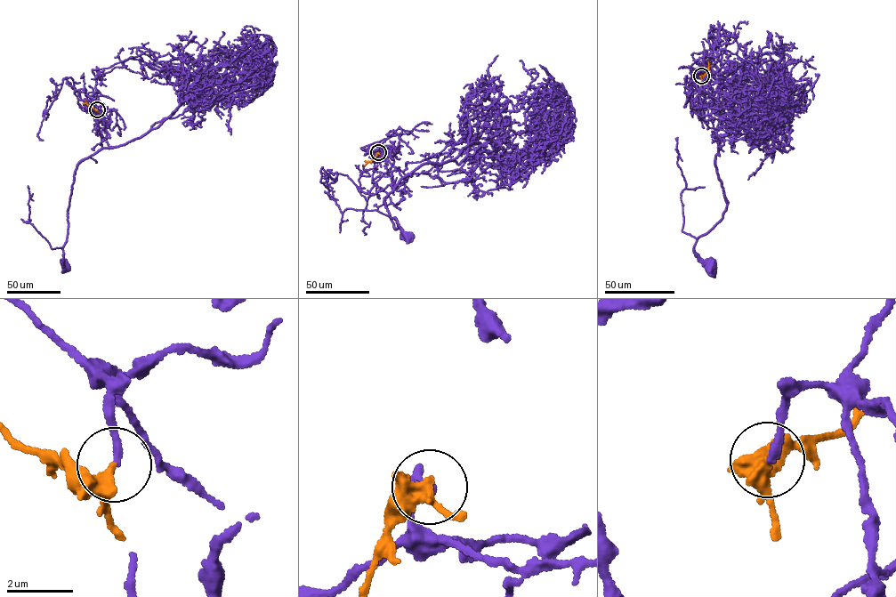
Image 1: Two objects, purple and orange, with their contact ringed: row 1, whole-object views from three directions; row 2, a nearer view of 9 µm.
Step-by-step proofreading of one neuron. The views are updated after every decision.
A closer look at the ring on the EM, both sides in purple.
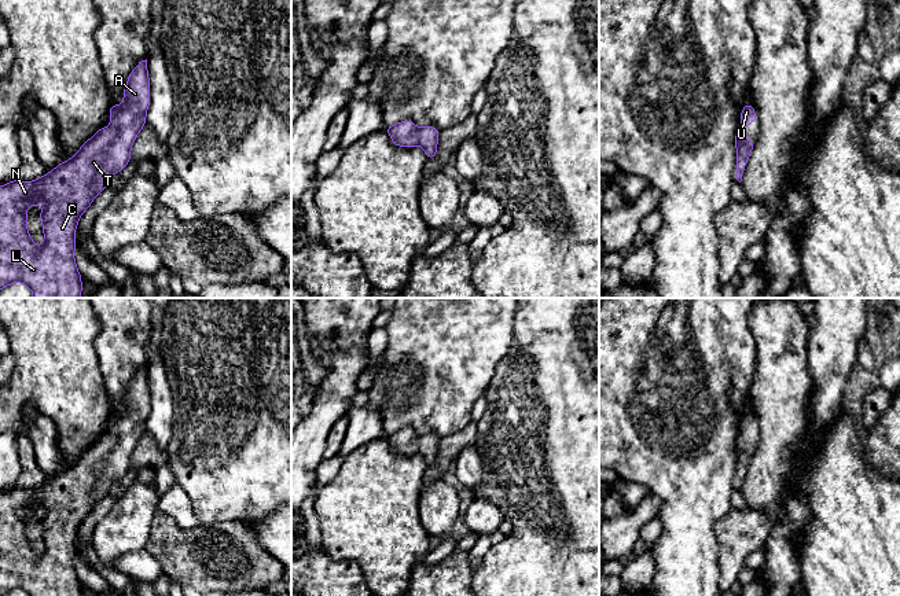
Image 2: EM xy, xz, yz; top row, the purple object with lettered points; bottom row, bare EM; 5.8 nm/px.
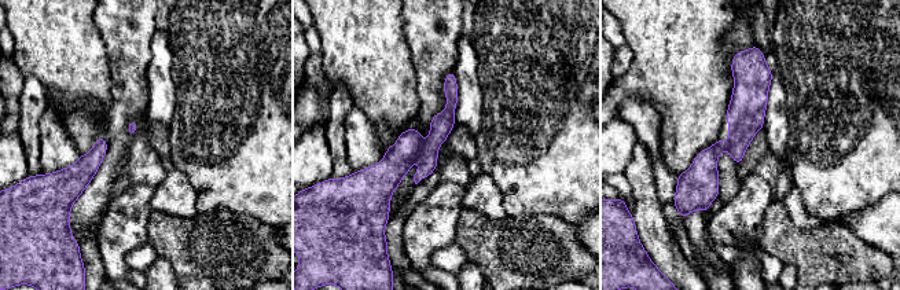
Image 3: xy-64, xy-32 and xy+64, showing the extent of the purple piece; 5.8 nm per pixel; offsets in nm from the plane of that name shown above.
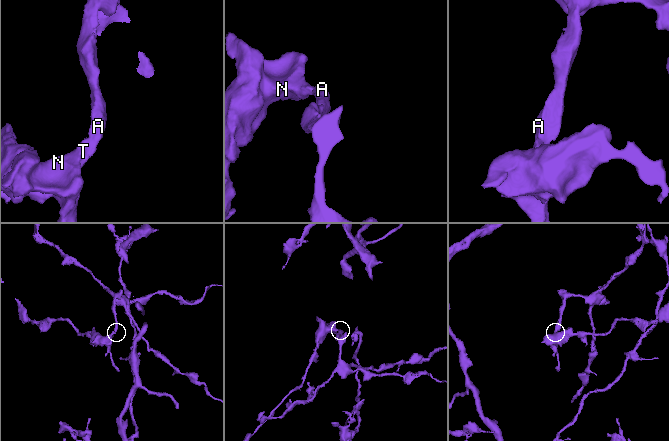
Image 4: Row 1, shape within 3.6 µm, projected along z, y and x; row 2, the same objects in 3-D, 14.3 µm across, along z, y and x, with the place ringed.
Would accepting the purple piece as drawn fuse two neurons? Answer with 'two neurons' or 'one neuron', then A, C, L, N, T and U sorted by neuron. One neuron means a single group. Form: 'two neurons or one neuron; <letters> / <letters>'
one neuron; A C L N T U

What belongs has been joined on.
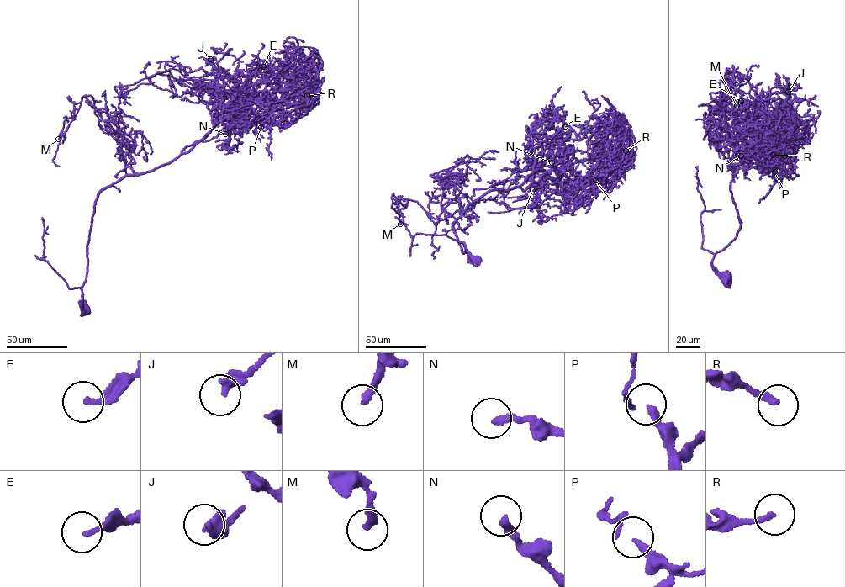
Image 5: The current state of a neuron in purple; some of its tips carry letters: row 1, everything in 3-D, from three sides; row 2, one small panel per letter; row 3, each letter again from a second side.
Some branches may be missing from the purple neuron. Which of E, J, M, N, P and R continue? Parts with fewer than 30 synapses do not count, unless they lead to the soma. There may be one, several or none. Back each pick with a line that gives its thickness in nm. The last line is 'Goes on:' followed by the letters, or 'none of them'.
M: Thickness 280 nm
N: Thickness 240 nm
Goes on: M, N

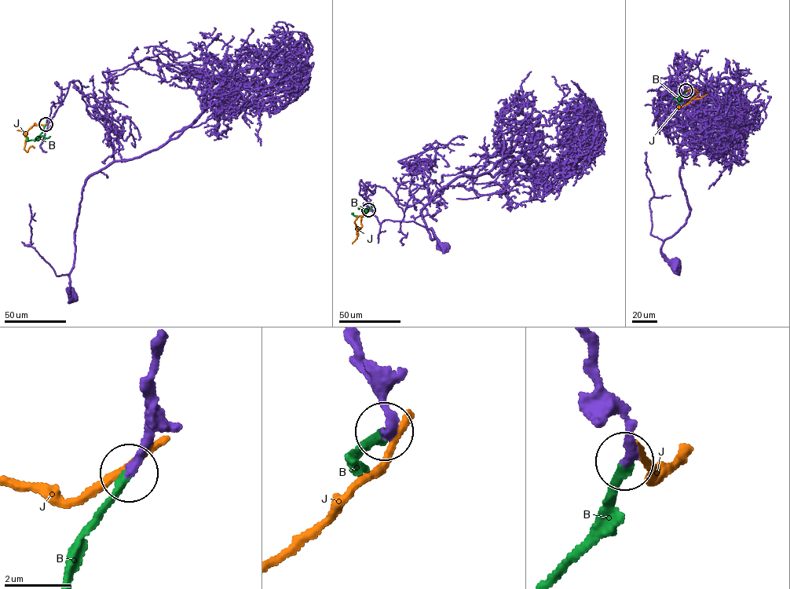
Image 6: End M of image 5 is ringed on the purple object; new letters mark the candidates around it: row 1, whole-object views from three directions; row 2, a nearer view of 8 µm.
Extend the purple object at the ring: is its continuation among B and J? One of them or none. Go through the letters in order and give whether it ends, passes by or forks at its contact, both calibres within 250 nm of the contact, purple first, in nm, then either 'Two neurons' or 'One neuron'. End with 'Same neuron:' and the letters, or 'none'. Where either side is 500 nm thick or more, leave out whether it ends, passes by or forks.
B: It ends there. Thickness 280 nm (purple) against 280 nm. One neuron
J: It ends there. Thickness 360 nm (purple) against 280 nm. Two neurons
Same neuron: B

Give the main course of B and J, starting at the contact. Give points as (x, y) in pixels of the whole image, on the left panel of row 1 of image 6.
B: (46, 124), (39, 137), (27, 140), (27, 137)
J: (46, 123), (44, 126), (34, 122), (28, 129), (24, 148), (27, 151), (31, 146), (34, 148)

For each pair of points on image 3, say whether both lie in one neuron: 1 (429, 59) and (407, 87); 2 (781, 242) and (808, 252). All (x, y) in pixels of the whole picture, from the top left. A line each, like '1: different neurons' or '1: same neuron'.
1: different neurons
2: same neuron

